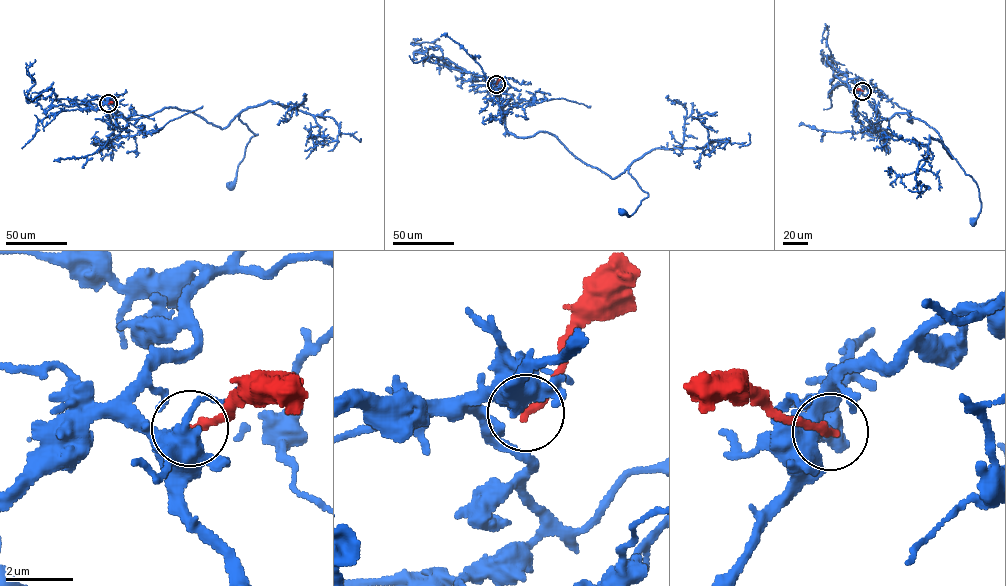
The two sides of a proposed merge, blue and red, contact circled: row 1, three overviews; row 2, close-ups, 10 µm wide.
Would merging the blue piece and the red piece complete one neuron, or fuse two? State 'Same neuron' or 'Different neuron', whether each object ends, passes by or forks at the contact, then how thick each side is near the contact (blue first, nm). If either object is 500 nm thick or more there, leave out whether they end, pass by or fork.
Different neuron. At the ring blue ends. At the ring red ends. Thickness 480 nm (blue) against 240 nm

